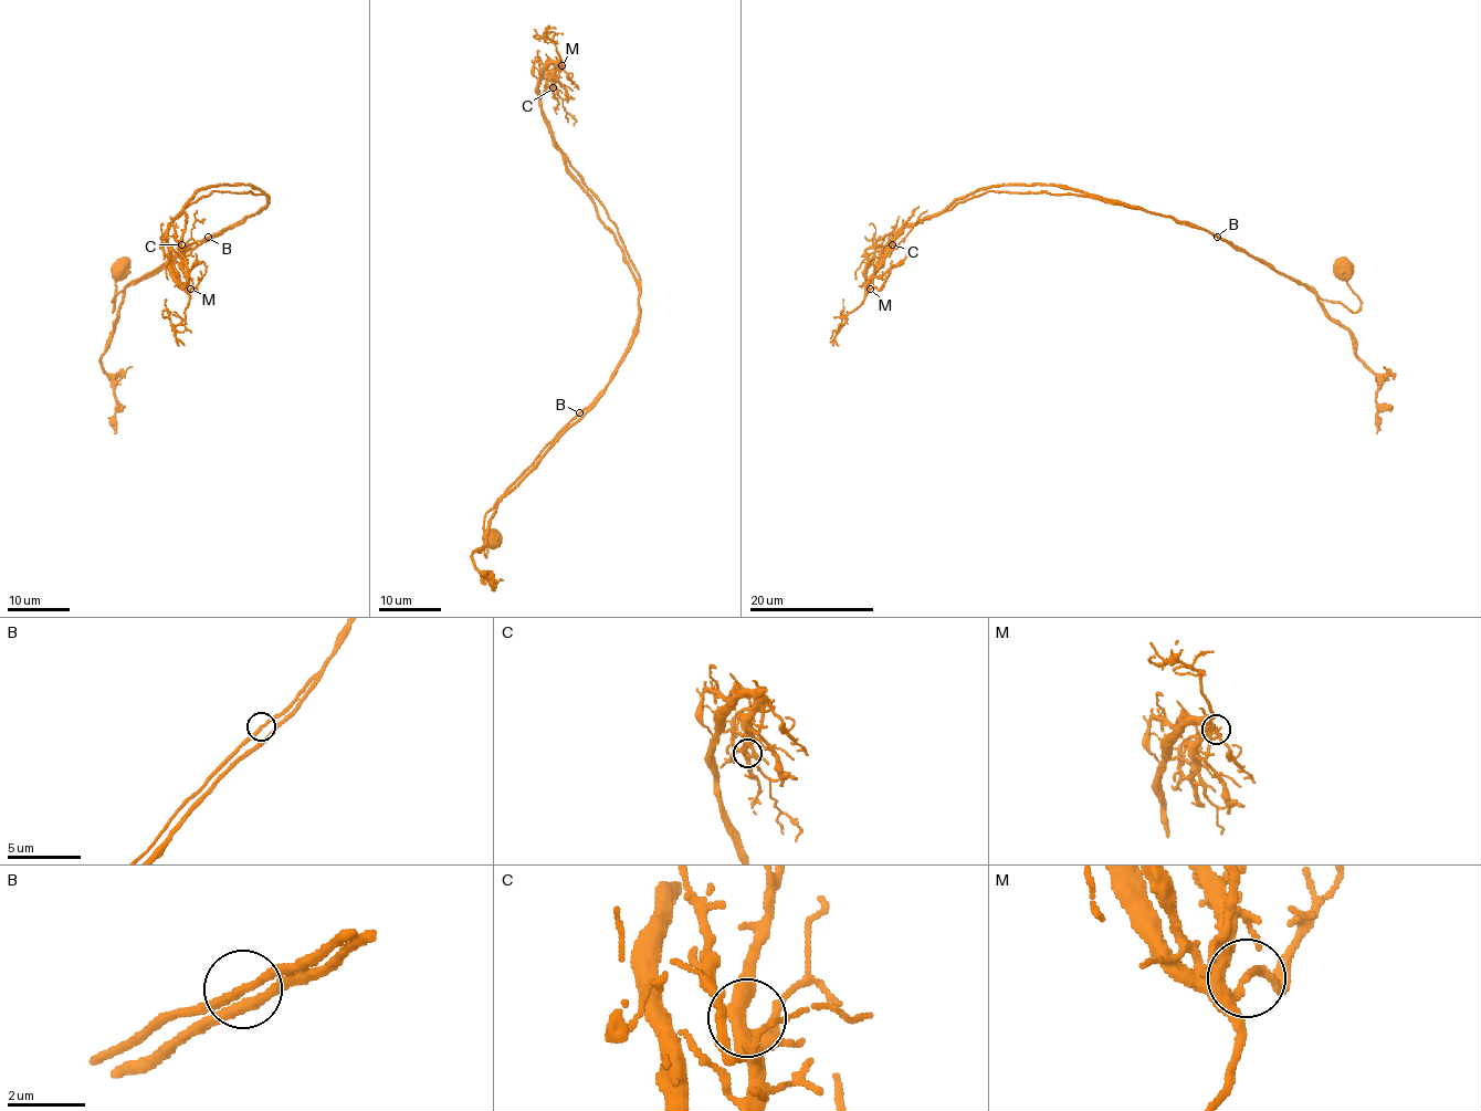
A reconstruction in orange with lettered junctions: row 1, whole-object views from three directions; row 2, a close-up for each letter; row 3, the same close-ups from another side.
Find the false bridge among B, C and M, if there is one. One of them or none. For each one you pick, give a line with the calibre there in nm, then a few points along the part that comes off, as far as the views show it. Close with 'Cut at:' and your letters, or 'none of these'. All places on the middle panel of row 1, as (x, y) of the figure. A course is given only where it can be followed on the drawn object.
Cut at: none of these

